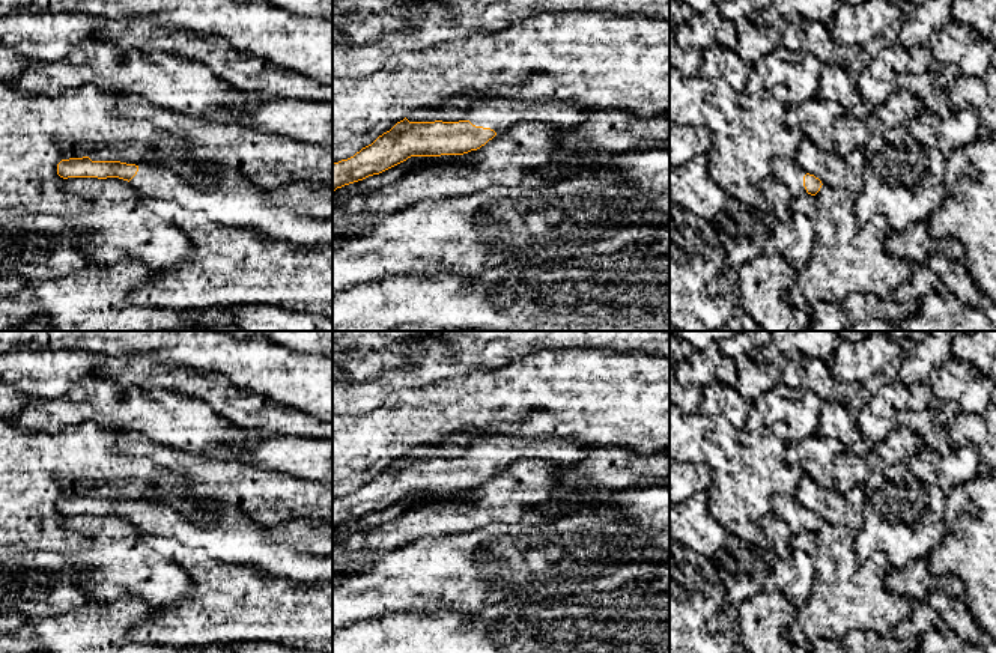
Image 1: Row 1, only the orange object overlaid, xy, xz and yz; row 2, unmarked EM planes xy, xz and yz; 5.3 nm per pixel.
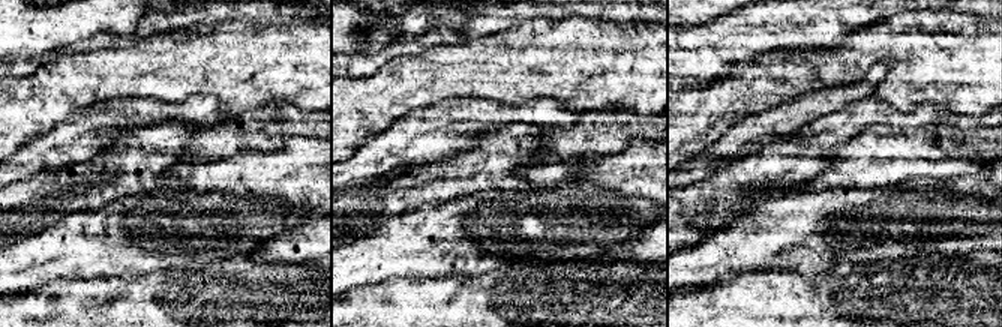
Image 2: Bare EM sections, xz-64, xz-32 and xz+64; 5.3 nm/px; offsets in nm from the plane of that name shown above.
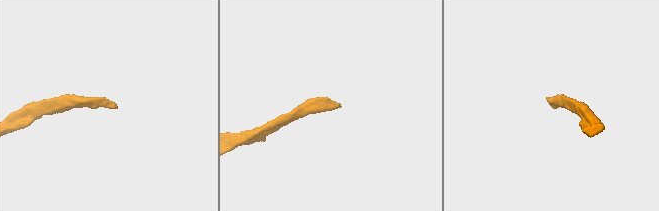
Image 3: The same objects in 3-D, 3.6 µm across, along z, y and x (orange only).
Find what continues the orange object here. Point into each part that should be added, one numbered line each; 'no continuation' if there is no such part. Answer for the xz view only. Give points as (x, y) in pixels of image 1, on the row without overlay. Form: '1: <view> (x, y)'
1: xz (497, 450)

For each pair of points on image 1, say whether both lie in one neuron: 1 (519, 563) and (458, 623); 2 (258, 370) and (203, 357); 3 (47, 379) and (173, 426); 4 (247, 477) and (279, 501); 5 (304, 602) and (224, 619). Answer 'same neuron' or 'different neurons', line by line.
1: different neurons
2: same neuron
3: different neurons
4: same neuron
5: same neuron

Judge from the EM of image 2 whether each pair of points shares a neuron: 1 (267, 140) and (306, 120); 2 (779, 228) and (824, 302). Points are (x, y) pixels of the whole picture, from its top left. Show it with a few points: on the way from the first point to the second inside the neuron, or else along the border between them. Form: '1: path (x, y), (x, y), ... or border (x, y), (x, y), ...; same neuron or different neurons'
1: path (276, 131), (285, 122), (297, 122); same neuron
2: border (842, 263), (813, 276), (774, 270); different neurons

